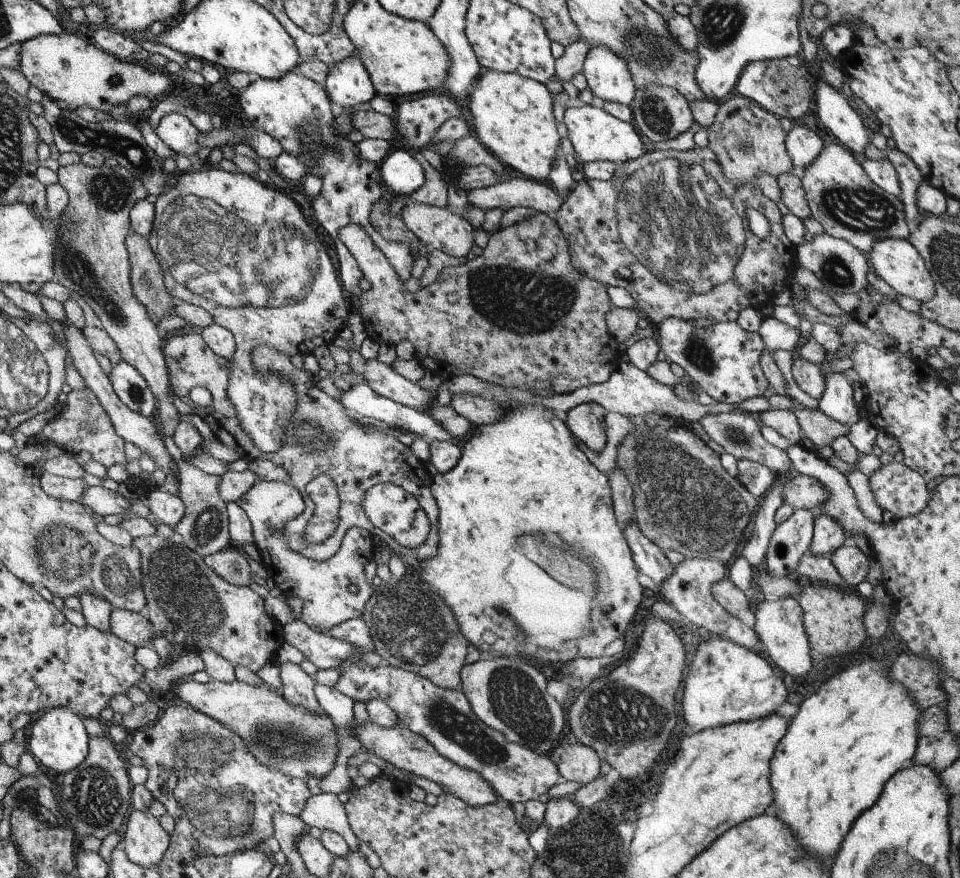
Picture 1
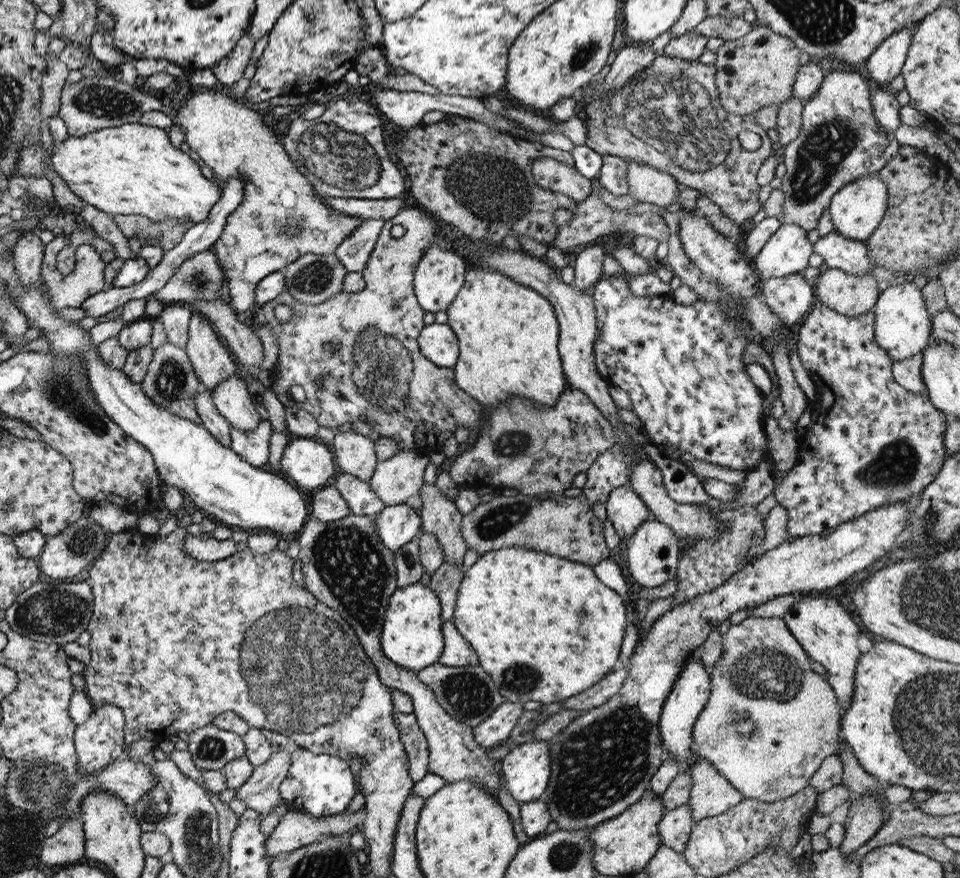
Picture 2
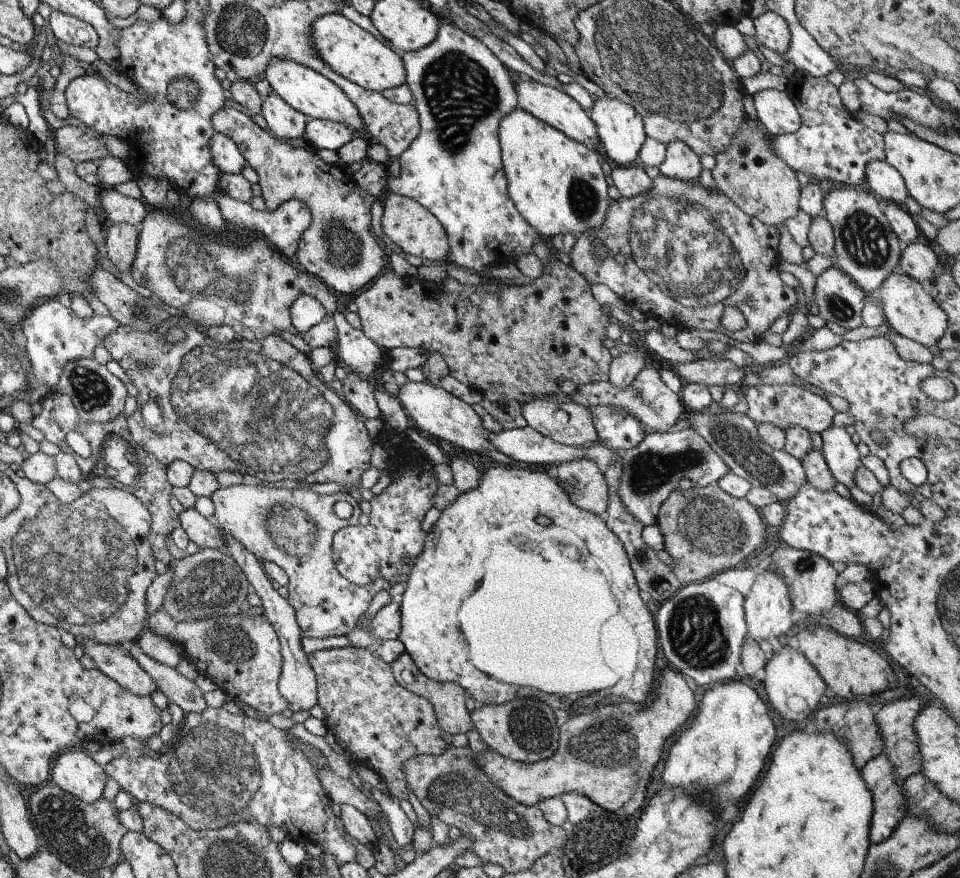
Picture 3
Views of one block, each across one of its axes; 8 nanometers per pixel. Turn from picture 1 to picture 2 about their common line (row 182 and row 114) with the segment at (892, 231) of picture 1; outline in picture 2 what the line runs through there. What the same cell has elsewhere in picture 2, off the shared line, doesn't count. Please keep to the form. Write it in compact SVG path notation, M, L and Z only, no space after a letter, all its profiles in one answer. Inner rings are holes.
M847 67L843 68L833 68L829 70L828 74L825 74L823 81L821 82L821 86L819 86L819 90L813 94L812 97L809 97L802 105L801 111L801 124L798 135L788 142L787 146L781 149L780 154L780 162L785 166L785 173L780 177L781 186L779 189L783 192L783 219L779 222L783 223L793 223L798 224L800 227L803 227L806 232L811 230L812 228L816 228L816 224L818 223L818 218L821 216L821 213L824 211L824 208L828 206L830 198L845 184L853 182L853 179L873 174L877 172L885 163L889 161L889 159L893 158L893 156L899 153L900 142L895 141L895 137L893 133L882 132L876 118L873 116L873 107L871 106L871 95L870 93L870 82L863 78L864 75L861 72L861 68L851 68Z

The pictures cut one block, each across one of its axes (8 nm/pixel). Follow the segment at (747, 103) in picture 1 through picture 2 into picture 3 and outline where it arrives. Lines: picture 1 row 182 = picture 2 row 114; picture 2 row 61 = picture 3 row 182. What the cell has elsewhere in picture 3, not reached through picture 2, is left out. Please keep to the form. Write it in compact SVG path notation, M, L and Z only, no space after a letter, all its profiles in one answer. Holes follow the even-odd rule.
M747 119L743 120L737 132L731 138L731 144L725 152L717 152L713 156L714 167L710 170L716 187L741 212L754 216L767 226L776 227L785 218L797 214L799 198L799 183L795 173L781 158L775 156L770 138L758 124L755 129L749 129Z

